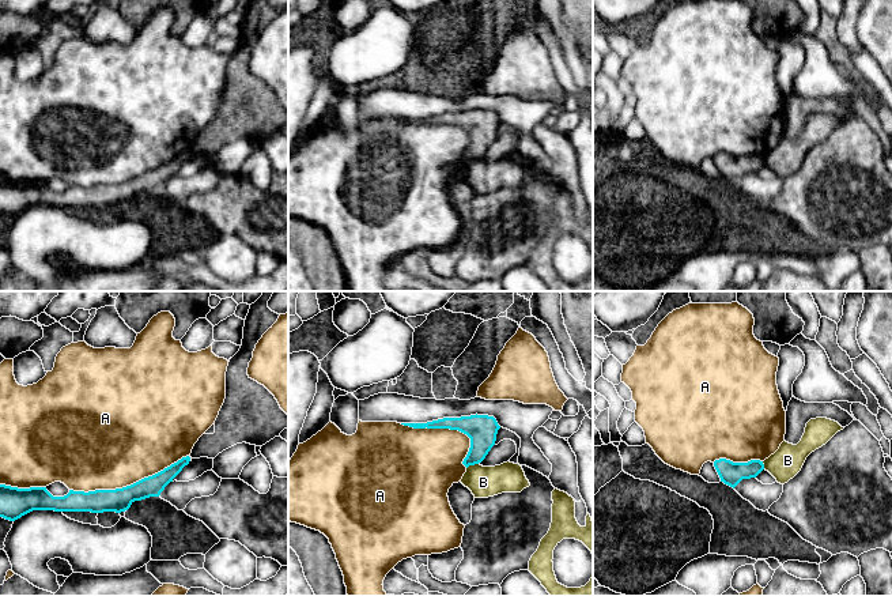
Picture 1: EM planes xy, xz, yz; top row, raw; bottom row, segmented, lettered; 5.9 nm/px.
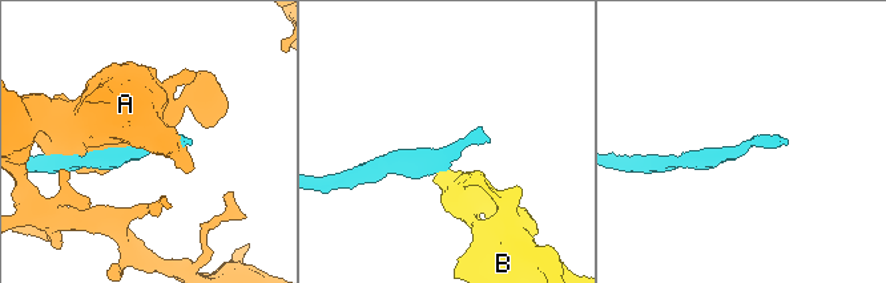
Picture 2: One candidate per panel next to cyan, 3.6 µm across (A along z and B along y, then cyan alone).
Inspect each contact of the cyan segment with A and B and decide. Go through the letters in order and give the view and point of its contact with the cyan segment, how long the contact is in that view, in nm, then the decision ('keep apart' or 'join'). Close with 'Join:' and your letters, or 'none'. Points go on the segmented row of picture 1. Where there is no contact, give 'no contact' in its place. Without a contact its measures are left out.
A: meets cyan in xy at (131, 485); contact 750 nm long; keep apart
B: meets cyan in xz at (472, 464); contact 80 nm long; keep apart
Join: none

